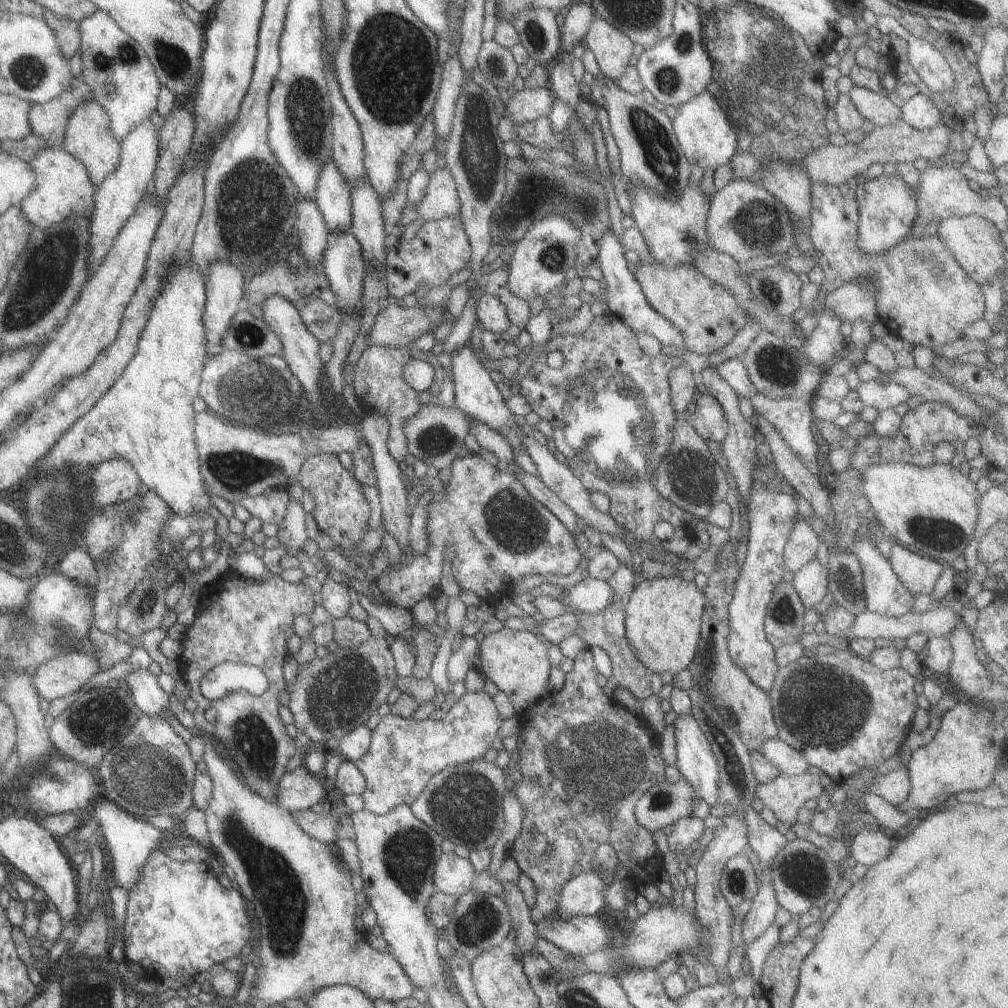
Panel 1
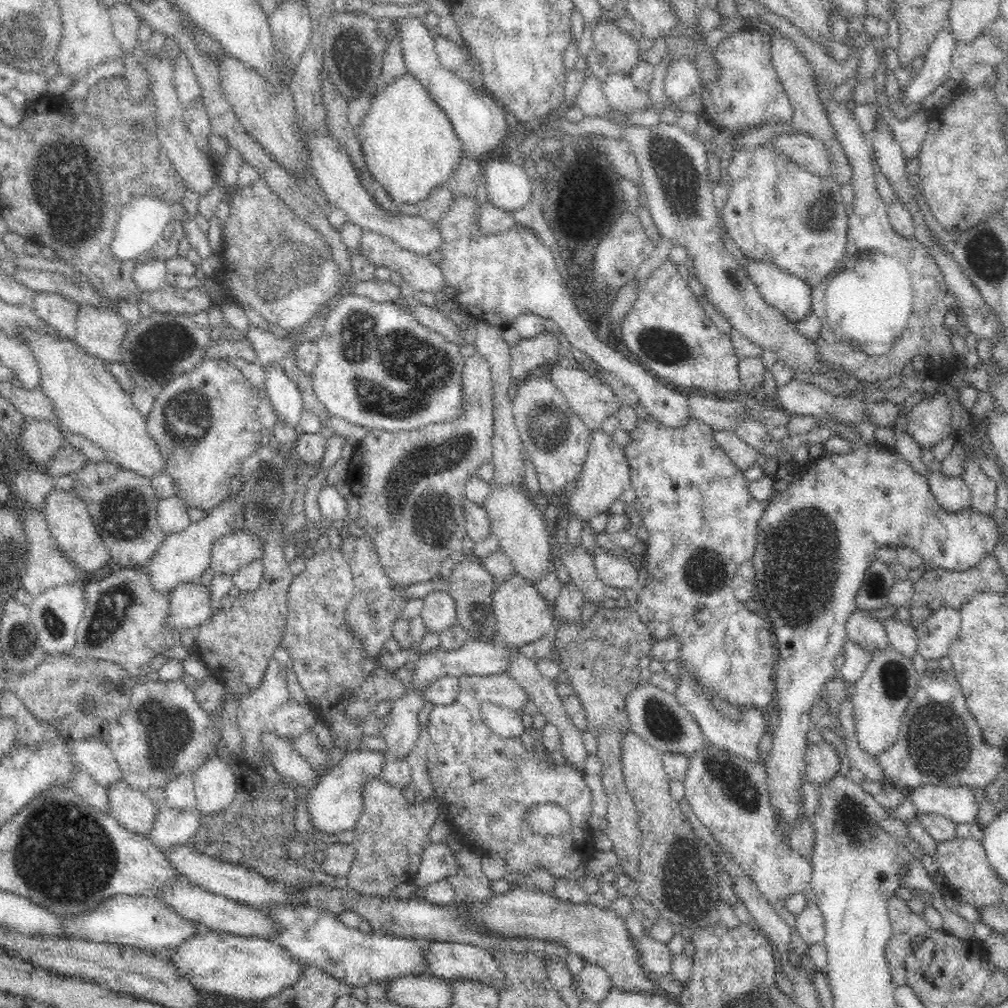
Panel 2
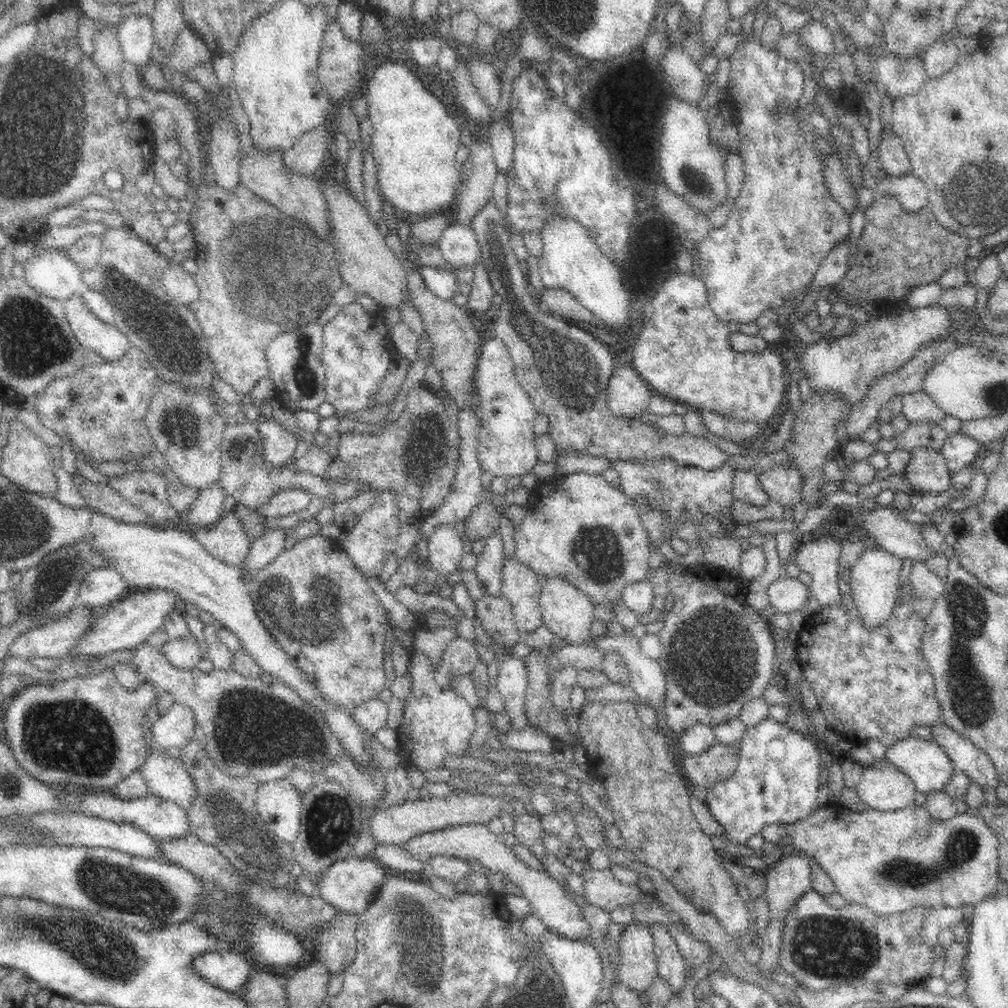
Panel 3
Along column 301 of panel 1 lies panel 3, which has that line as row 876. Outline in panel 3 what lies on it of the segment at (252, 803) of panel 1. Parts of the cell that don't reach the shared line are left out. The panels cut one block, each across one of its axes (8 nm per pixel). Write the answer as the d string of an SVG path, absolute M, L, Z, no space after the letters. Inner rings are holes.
M831 800L826 806L817 808L815 814L809 816L808 819L802 820L801 822L790 824L790 825L770 825L762 827L762 839L774 845L778 844L782 838L791 838L791 846L793 851L798 854L805 856L808 859L814 859L818 863L818 867L826 873L829 878L832 878L836 888L836 893L842 895L844 900L850 904L864 905L867 906L872 912L877 915L885 916L890 918L890 922L898 921L902 918L904 912L908 912L912 906L927 906L928 908L937 909L942 907L972 907L986 898L995 896L998 892L998 884L1000 882L1000 866L998 859L998 846L997 837L994 832L990 829L990 826L986 825L986 822L981 816L968 816L966 813L958 814L951 820L938 821L934 819L928 813L928 810L924 805L913 804L906 808L896 811L880 811L872 810L865 805L865 809L862 811L853 811L843 804L839 800Z

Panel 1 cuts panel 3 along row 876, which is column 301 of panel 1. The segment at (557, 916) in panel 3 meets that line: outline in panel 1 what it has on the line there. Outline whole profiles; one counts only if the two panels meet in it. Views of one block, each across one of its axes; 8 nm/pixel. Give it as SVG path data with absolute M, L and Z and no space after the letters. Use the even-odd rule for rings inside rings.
M289 500L277 534L280 546L291 557L303 550L305 543L309 540L306 533L307 513L302 503L303 500Z

